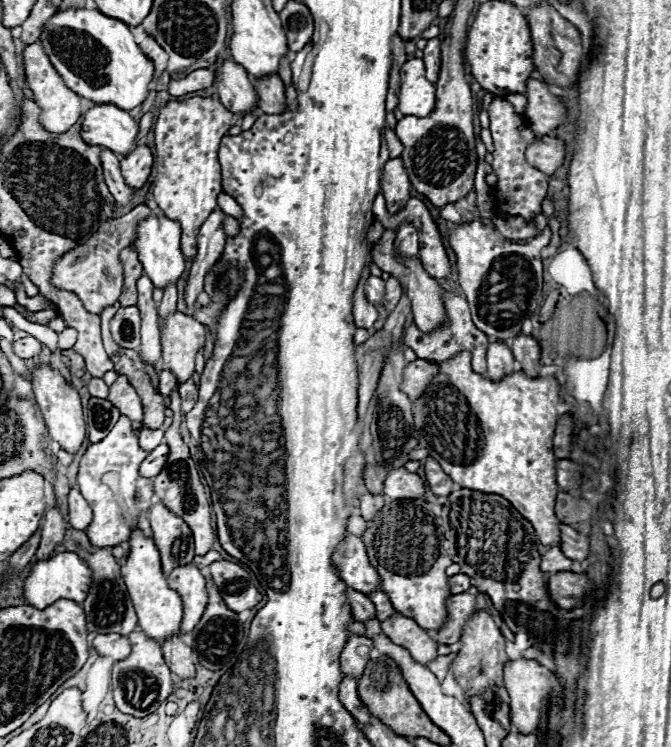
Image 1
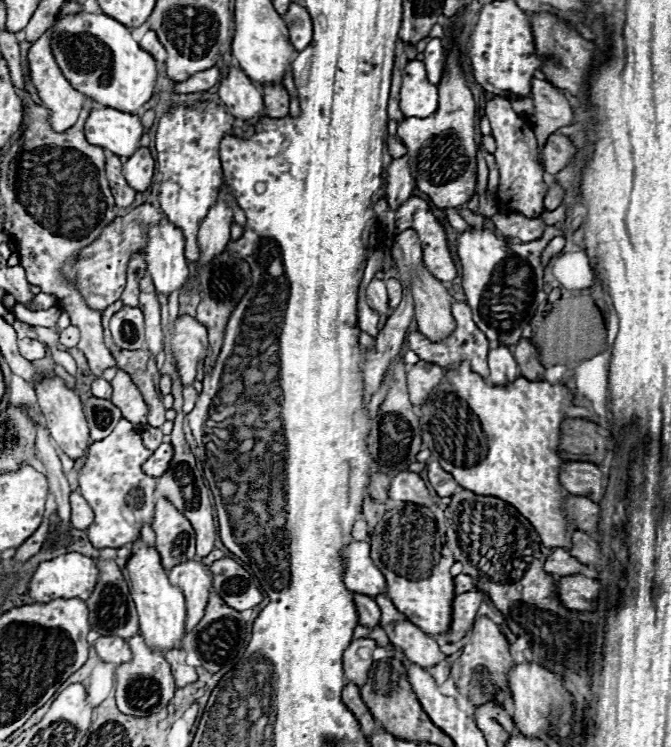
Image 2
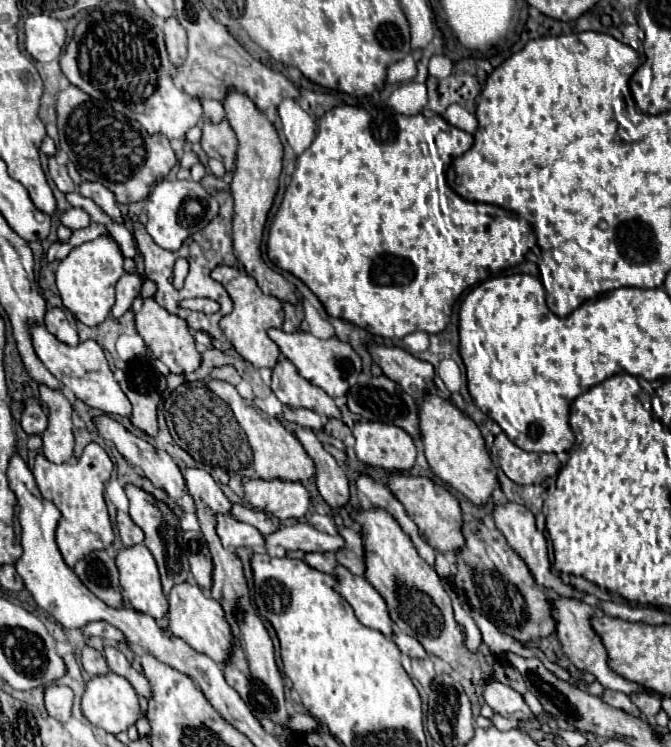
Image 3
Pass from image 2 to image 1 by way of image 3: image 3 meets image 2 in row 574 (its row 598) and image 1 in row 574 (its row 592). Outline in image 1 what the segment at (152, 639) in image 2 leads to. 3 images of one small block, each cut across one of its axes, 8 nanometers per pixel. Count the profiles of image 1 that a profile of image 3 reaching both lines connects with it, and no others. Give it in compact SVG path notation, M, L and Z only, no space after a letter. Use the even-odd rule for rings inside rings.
M134 530L130 536L130 554L126 562L122 564L122 578L128 586L128 594L134 602L140 630L158 644L164 644L172 636L180 636L180 624L182 624L182 598L176 590L168 588L166 576L162 574L160 566L160 554L150 538L146 538L140 530Z

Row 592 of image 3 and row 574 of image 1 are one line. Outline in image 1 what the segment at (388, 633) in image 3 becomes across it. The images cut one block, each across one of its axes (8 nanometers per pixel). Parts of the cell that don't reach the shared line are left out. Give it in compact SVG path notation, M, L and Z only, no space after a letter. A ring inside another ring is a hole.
M346 536L334 556L332 556L340 578L346 582L348 588L360 590L362 594L370 594L376 590L382 590L382 580L376 572L376 568L370 564L366 546L356 536Z

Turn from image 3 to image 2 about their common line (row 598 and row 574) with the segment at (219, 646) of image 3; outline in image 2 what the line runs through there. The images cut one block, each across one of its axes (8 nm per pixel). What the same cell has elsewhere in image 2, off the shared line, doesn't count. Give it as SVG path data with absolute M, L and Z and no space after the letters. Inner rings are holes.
M188 560L182 564L176 564L170 572L168 578L172 584L180 586L186 598L186 630L192 630L196 622L204 616L204 608L208 604L208 594L212 588L212 572L208 570L206 564L198 560Z

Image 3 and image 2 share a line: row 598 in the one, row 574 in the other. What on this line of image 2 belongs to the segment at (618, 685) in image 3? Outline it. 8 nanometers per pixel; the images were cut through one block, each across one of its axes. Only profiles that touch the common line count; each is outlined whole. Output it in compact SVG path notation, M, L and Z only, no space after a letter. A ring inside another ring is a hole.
M554 548L552 554L546 558L544 562L544 570L548 574L556 574L556 576L572 576L572 574L580 574L584 568L584 564L580 564L574 556L570 556L564 548Z

